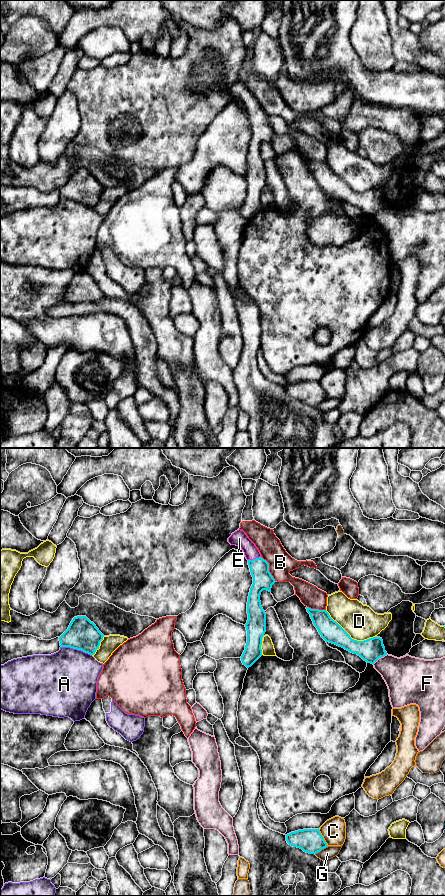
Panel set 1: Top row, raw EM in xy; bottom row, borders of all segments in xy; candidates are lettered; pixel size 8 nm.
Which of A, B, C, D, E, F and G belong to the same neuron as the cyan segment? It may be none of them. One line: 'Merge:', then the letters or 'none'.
Merge: E

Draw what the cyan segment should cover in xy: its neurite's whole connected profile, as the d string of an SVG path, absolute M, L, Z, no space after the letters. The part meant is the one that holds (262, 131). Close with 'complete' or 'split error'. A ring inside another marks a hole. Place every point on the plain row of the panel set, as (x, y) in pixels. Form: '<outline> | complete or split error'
M243 82L232 85L228 94L243 102L253 129L247 154L247 195L241 208L243 217L249 220L262 208L262 190L266 184L266 165L261 158L260 147L263 142L271 144L276 133L269 124L269 115L261 109L258 100Z | split error

